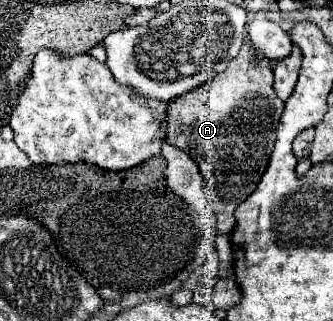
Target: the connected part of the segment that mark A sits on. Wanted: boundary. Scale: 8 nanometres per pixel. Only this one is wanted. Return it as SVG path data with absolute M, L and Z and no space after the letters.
M245 38L241 52L229 62L227 70L205 82L205 86L169 102L167 142L193 154L203 172L209 202L217 214L217 230L225 236L235 226L235 208L257 188L267 170L277 122L283 112L283 102L275 98L273 66L269 62L253 62L249 38Z

